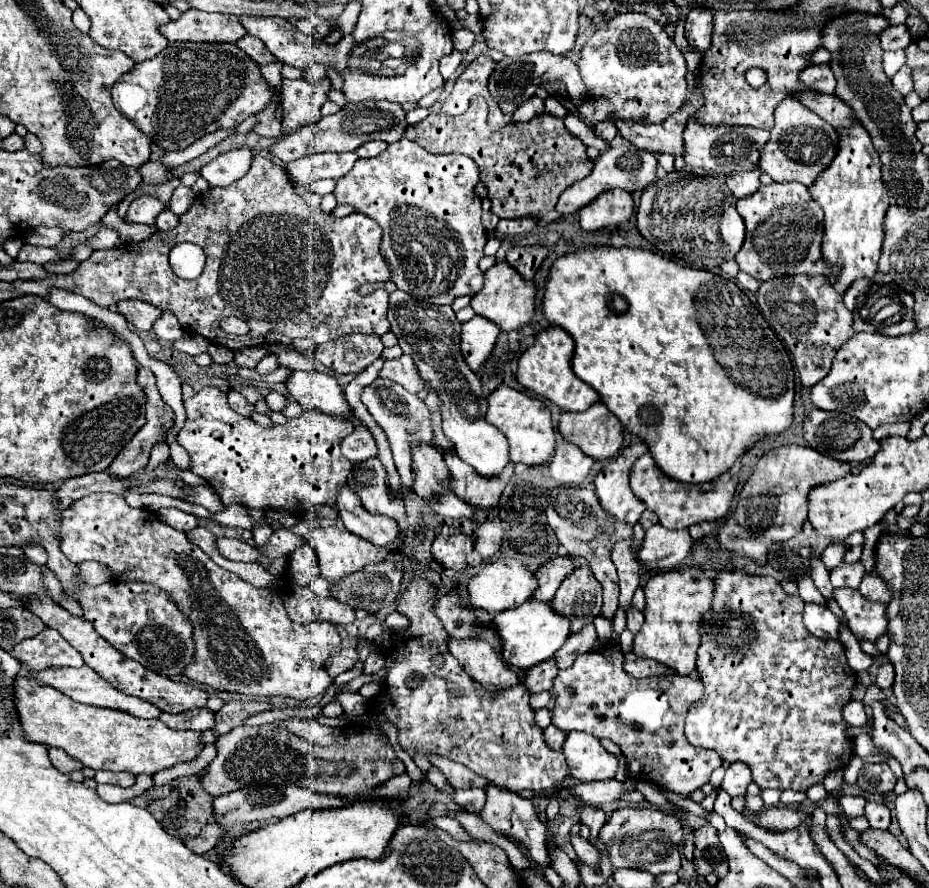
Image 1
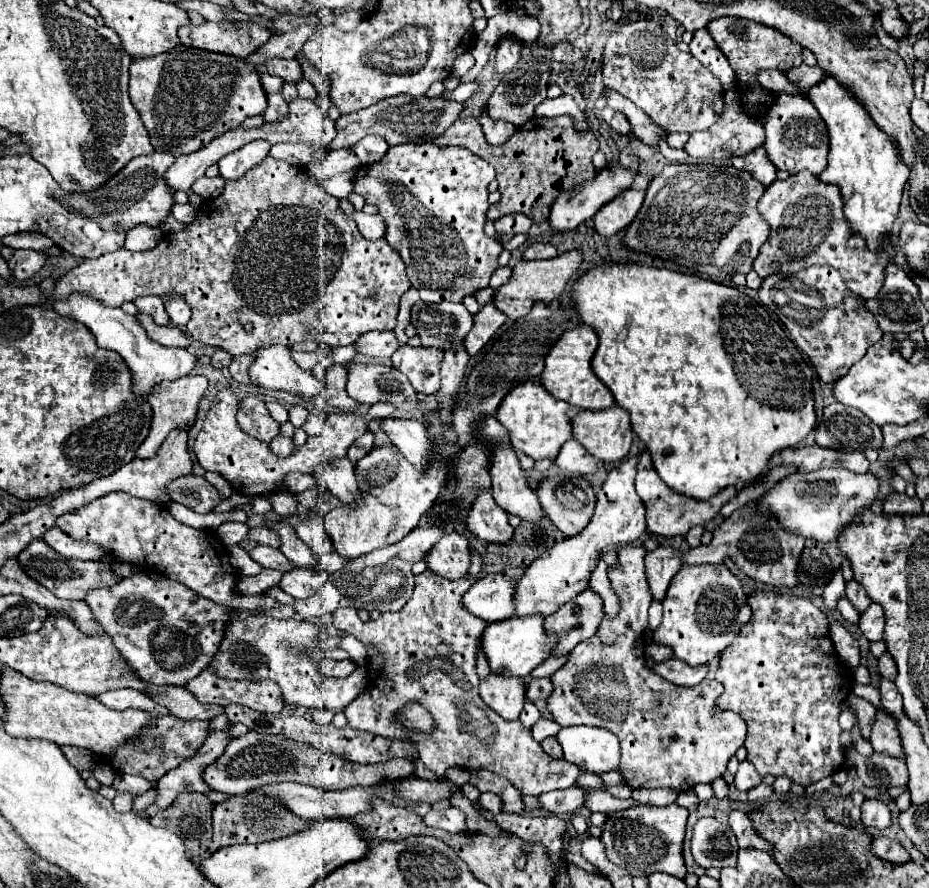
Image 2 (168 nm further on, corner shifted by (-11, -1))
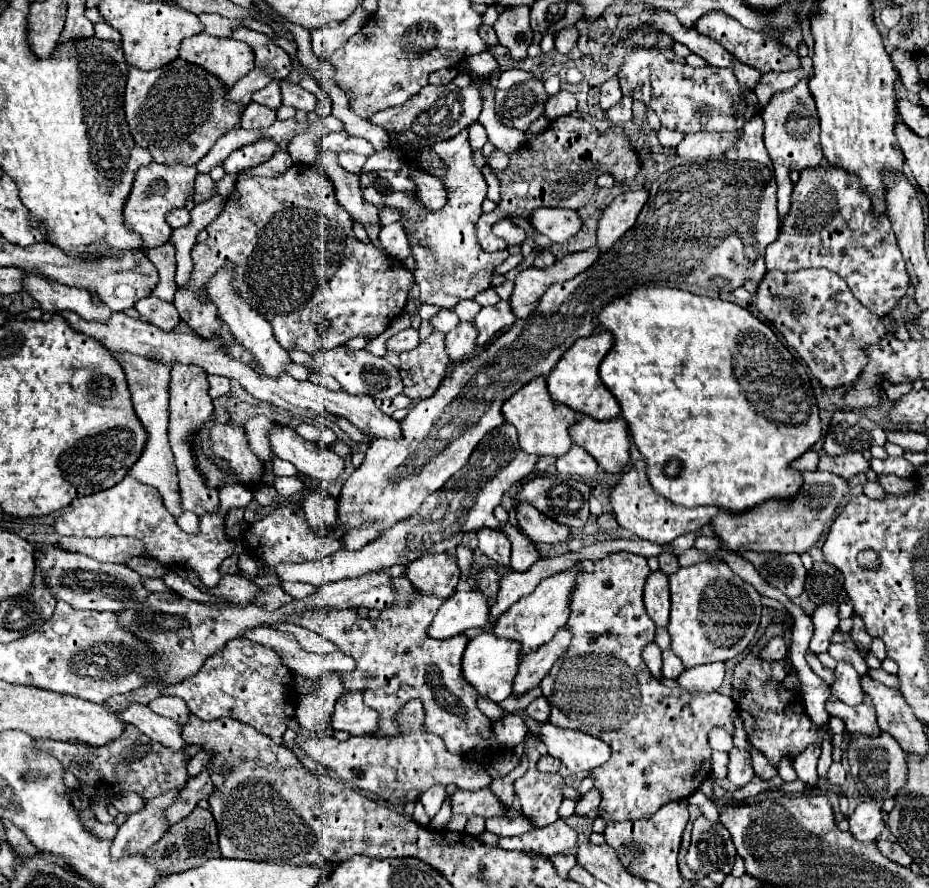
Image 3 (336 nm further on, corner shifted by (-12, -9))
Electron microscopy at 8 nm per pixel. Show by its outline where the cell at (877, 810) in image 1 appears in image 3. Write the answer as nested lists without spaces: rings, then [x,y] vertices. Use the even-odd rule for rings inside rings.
[[[862,801],[852,817],[848,819],[850,823],[850,833],[858,841],[876,841],[878,835],[884,831],[884,819],[882,819],[882,809],[880,803],[876,801]]]

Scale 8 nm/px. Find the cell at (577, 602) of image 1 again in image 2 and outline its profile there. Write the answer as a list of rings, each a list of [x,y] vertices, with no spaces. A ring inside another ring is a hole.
[[[591,587],[549,615],[545,621],[547,631],[555,631],[555,635],[559,635],[559,647],[555,647],[555,655],[569,653],[577,643],[593,637],[601,619],[603,599]]]

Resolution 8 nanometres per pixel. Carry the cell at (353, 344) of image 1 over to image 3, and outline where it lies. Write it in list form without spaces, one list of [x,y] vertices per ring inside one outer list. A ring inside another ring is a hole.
[[[408,327],[408,329],[398,331],[394,337],[390,337],[390,339],[386,341],[386,347],[388,347],[388,351],[398,351],[398,353],[402,353],[402,351],[410,351],[410,349],[418,347],[418,343],[420,343],[418,331],[412,329],[412,327]]]

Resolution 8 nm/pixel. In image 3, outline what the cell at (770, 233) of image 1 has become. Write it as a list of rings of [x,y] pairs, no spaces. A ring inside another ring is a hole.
[[[828,163],[802,169],[780,235],[766,247],[766,267],[770,271],[808,267],[834,271],[848,283],[852,295],[878,317],[888,315],[910,287],[910,275],[888,217],[874,213],[858,175]]]

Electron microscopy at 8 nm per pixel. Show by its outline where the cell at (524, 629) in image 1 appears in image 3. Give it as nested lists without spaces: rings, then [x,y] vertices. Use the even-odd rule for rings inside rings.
[[[484,633],[484,635],[470,639],[466,645],[464,655],[462,655],[462,677],[468,685],[472,685],[476,689],[478,697],[500,703],[512,693],[512,679],[516,675],[518,663],[520,663],[518,643]]]

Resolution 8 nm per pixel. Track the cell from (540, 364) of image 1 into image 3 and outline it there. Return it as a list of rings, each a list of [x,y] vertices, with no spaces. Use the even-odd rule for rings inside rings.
[[[596,333],[584,339],[578,339],[566,353],[564,359],[552,369],[552,375],[548,375],[548,391],[552,399],[572,407],[578,413],[590,415],[598,421],[608,421],[620,415],[620,403],[616,397],[608,391],[608,387],[602,383],[598,375],[598,367],[606,353],[612,349],[612,333]]]

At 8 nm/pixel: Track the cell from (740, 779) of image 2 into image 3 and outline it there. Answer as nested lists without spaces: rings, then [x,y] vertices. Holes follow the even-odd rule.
[[[732,749],[730,751],[730,765],[728,765],[728,779],[736,785],[736,787],[744,787],[750,779],[754,777],[754,769],[750,763],[750,753],[748,751],[740,751],[740,749]]]

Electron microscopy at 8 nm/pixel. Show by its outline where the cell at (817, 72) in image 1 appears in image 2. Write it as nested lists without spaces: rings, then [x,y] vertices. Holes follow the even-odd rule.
[[[801,63],[799,67],[791,69],[787,73],[787,77],[797,83],[797,87],[803,87],[803,91],[809,91],[811,87],[819,85],[825,79],[825,71],[821,67],[809,67],[805,63]]]

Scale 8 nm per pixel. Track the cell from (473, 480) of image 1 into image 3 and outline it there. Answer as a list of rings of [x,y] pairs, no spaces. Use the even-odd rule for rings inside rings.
[[[482,527],[476,533],[478,533],[478,549],[486,557],[496,561],[498,565],[510,567],[510,541],[508,541],[508,537],[496,529],[490,529],[490,527]]]

